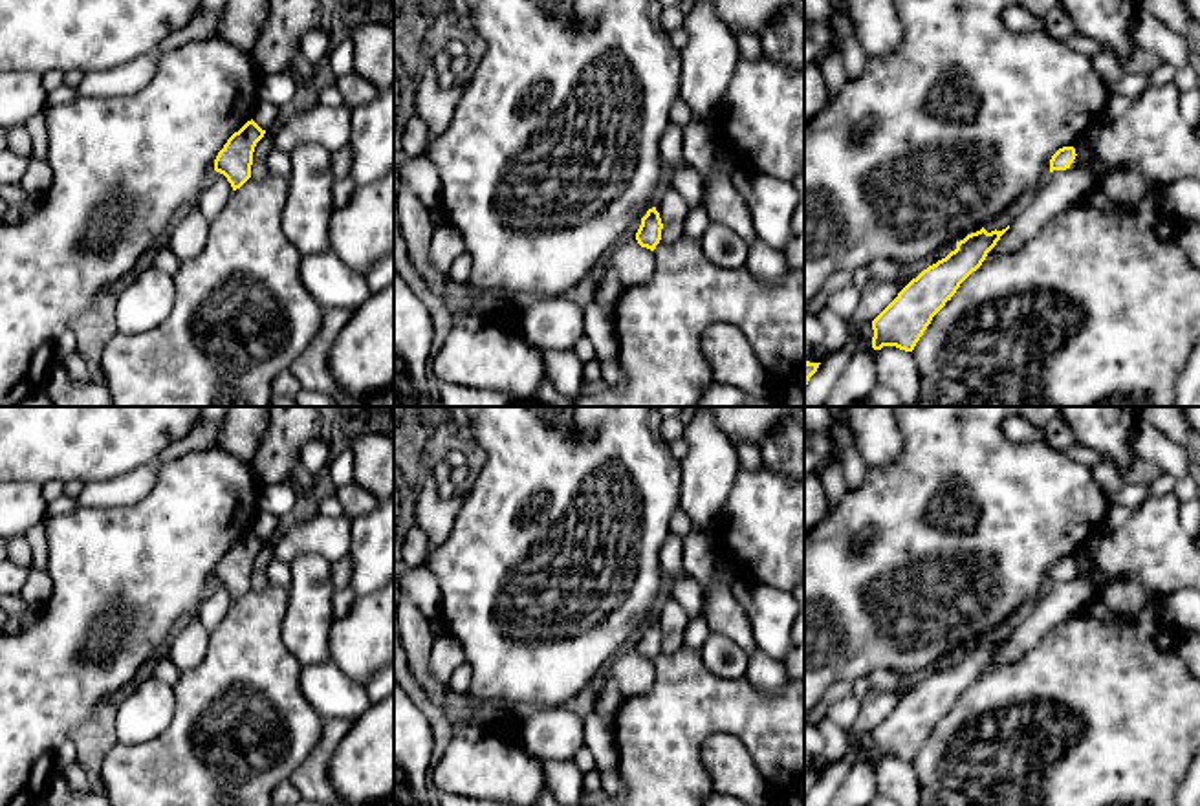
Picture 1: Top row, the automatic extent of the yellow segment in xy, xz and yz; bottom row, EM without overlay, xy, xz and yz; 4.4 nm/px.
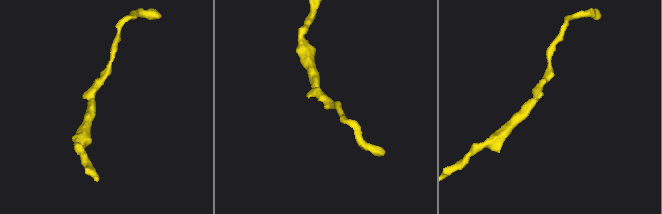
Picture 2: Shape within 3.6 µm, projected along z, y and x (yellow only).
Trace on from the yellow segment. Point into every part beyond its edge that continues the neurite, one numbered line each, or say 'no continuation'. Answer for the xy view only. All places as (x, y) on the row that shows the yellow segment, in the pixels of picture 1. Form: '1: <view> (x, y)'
no continuation

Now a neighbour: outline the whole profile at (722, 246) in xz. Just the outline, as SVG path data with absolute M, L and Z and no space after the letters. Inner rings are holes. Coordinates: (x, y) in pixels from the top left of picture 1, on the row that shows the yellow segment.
M711 222L700 238L700 245L709 262L731 269L747 262L747 244L735 231Z

